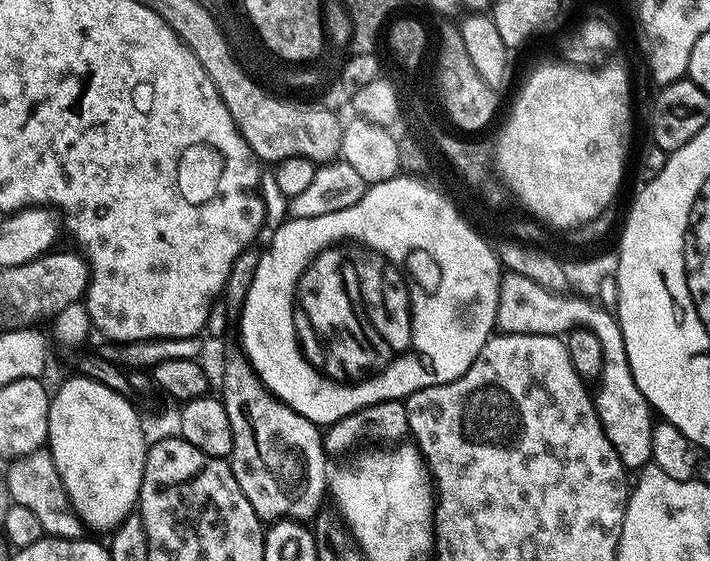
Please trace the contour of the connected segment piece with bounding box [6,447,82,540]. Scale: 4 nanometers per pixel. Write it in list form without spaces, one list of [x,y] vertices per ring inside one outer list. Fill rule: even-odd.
[[[47,447],[34,449],[24,456],[15,457],[6,469],[8,494],[11,503],[26,506],[42,522],[48,536],[61,536],[63,540],[74,540],[81,535],[82,525],[68,502],[68,495],[62,486],[62,478],[54,466],[54,458]]]

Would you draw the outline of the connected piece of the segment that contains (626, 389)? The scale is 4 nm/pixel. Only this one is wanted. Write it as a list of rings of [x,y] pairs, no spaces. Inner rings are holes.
[[[604,336],[600,341],[604,351],[604,370],[598,381],[600,389],[594,392],[596,413],[606,438],[610,438],[625,469],[639,470],[652,460],[651,434],[654,414],[642,390],[638,390],[634,382],[624,340],[608,340],[608,336]]]

